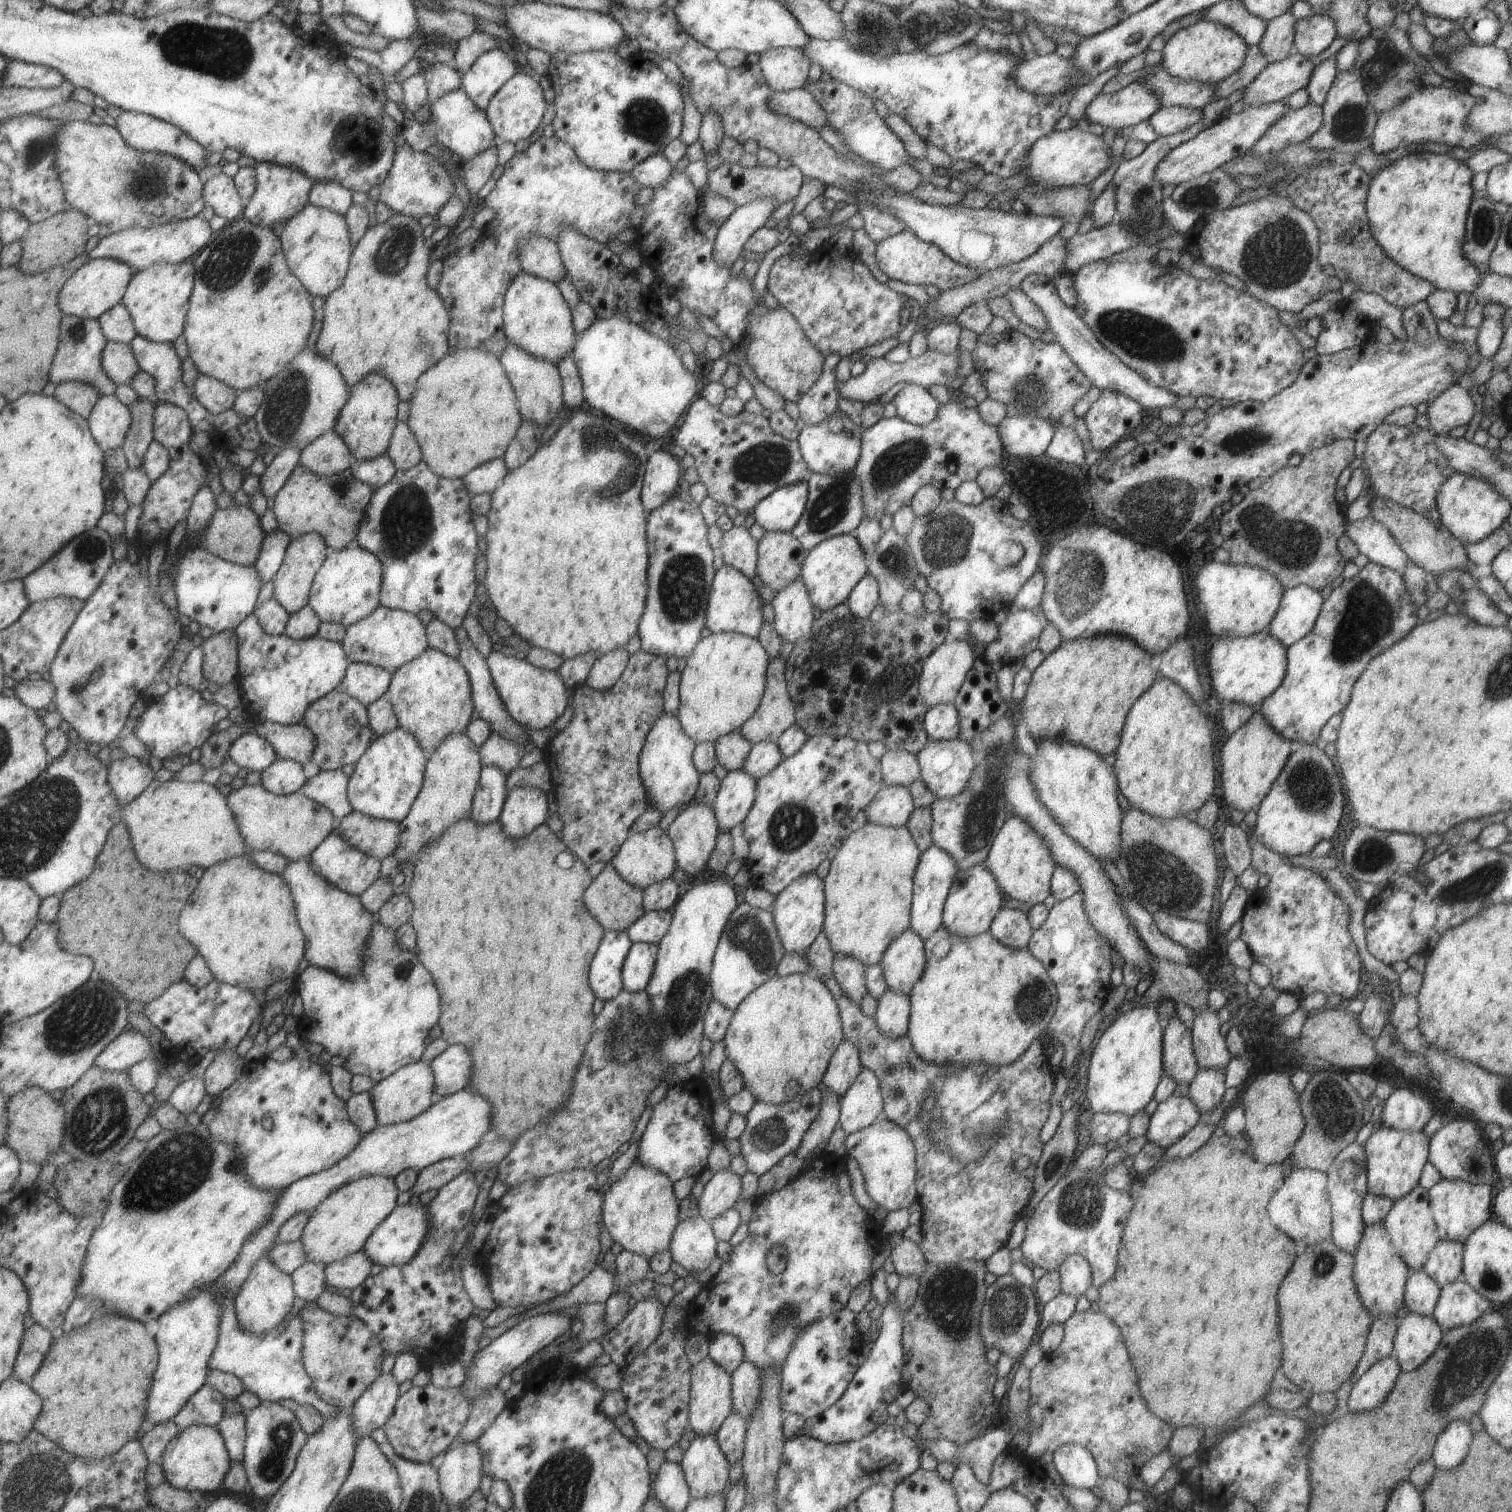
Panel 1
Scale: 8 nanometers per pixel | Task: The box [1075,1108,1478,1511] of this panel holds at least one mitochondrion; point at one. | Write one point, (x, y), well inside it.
(1324, 1264)

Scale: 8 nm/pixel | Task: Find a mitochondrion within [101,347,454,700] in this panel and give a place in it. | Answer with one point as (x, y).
(407, 521)

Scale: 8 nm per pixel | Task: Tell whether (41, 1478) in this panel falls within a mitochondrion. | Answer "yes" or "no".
yes

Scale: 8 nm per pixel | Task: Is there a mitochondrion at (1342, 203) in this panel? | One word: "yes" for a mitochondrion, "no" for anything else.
no

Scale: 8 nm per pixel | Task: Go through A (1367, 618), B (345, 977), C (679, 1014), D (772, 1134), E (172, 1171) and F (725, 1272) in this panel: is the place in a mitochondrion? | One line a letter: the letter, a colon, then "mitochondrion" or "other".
A: mitochondrion
B: other
C: mitochondrion
D: mitochondrion
E: mitochondrion
F: other

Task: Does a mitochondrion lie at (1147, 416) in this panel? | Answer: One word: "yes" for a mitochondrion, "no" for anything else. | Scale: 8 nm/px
no

